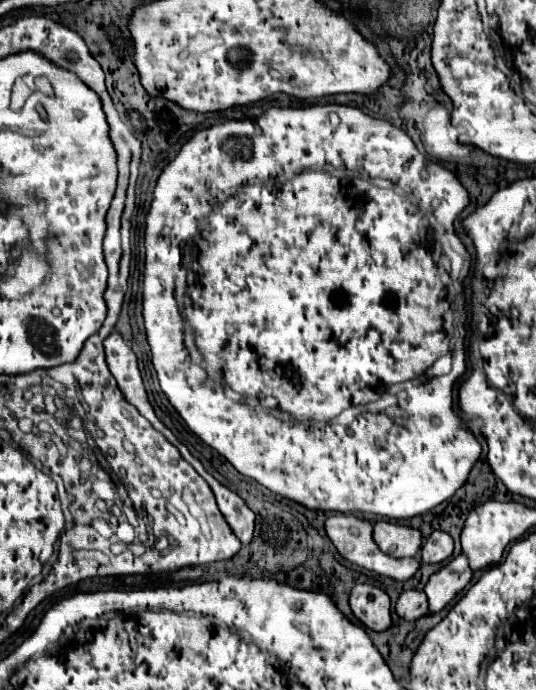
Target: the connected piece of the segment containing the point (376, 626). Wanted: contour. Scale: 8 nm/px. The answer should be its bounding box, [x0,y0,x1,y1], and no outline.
[350,584,392,632]

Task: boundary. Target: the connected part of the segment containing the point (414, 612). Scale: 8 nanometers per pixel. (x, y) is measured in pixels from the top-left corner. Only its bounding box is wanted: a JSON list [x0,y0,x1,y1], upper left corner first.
[396,590,428,620]

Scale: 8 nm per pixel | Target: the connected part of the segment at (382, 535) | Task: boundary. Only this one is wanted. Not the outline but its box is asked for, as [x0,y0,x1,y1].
[372,520,422,558]

